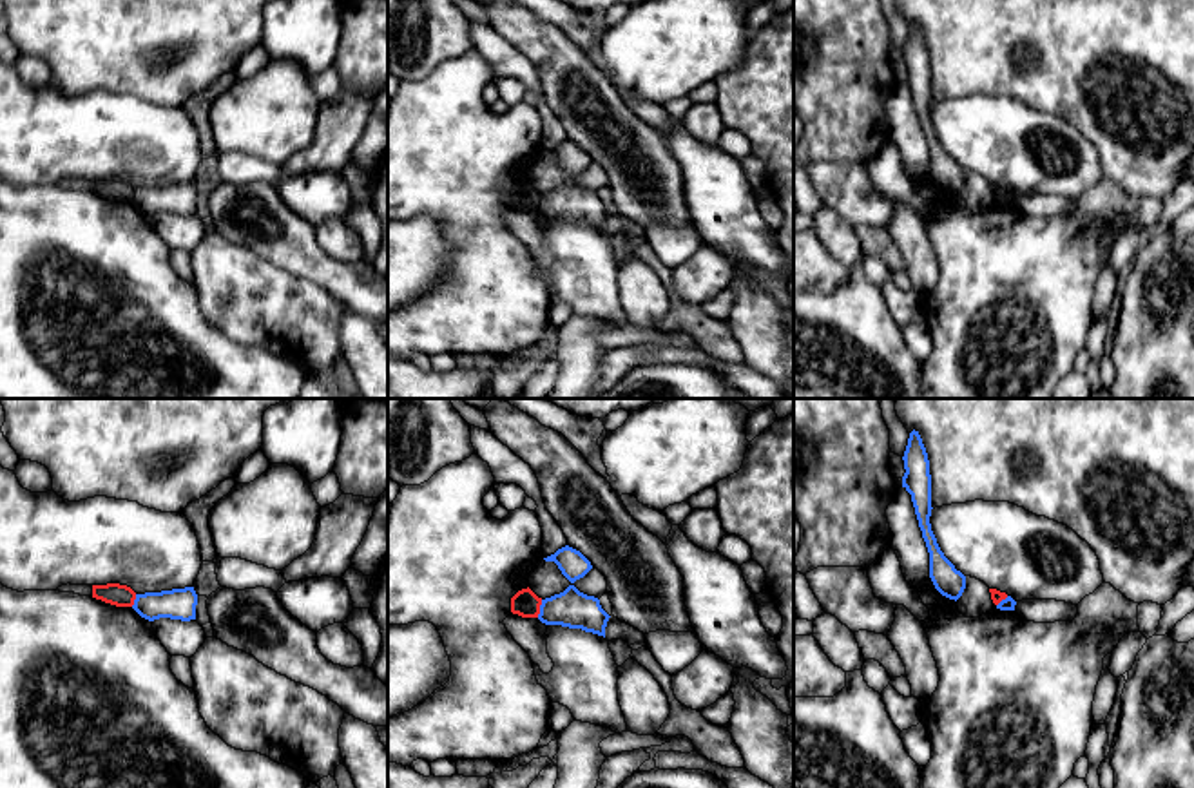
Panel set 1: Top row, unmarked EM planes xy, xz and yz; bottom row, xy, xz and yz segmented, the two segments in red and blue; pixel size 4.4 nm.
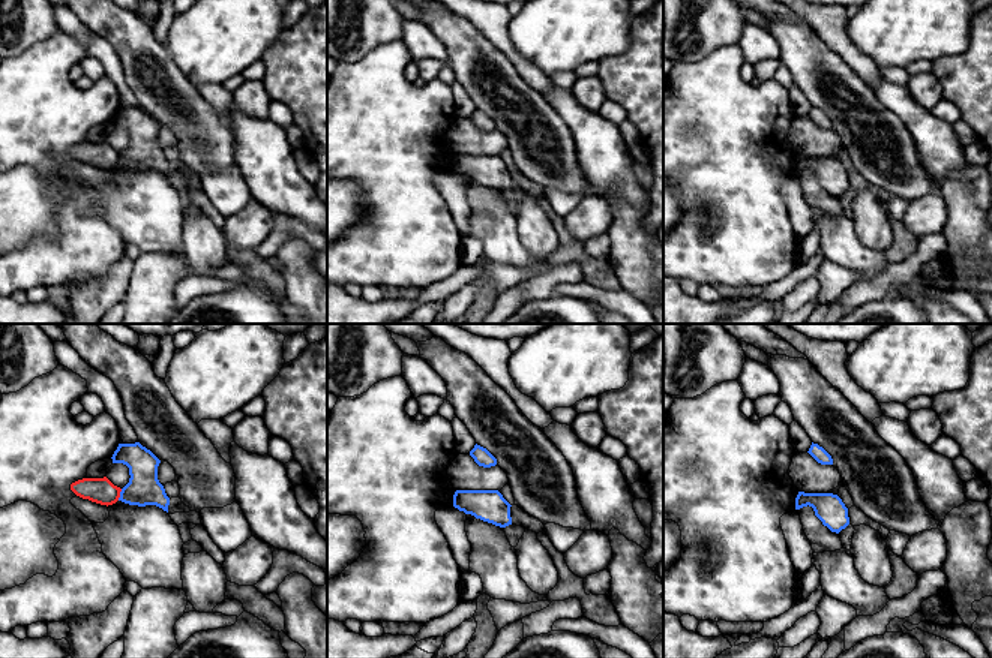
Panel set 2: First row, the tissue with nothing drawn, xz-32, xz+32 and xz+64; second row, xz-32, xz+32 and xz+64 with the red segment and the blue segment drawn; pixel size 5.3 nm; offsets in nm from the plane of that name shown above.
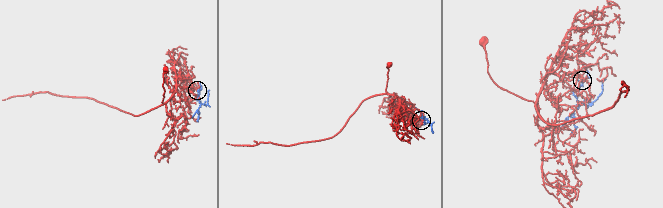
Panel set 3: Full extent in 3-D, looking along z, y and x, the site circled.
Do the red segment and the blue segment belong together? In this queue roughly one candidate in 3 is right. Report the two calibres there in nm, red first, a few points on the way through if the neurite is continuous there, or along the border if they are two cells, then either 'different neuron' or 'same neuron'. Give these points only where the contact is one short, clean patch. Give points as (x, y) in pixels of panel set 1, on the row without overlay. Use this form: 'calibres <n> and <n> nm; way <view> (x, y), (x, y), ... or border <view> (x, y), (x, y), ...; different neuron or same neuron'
calibres 120 and 170 nm; border xz (542, 194), (537, 211); different neuron

